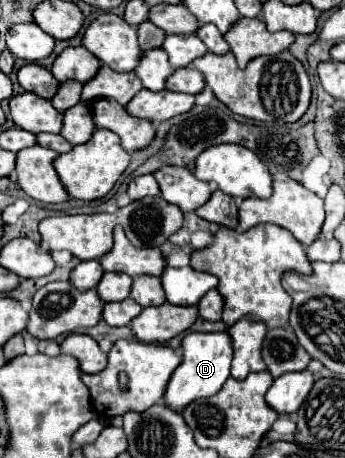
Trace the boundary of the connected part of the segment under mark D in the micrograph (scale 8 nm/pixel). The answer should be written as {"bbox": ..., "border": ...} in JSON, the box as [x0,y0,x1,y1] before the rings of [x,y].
{"bbox":[163,333,233,411],"border":[[[189,333],[183,339],[183,351],[183,363],[171,375],[163,395],[163,405],[173,411],[183,411],[189,403],[201,397],[215,395],[229,379],[229,367],[233,357],[233,347],[229,347],[229,335],[225,333]]]}

